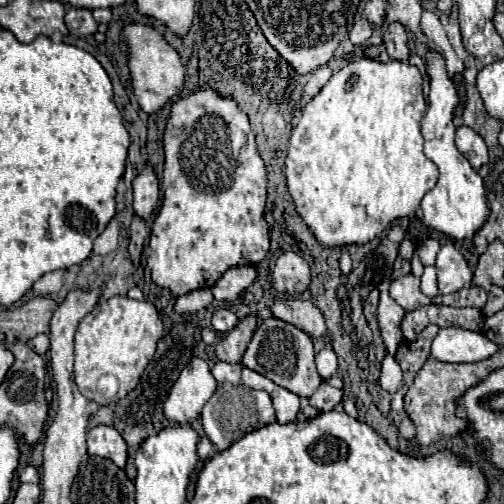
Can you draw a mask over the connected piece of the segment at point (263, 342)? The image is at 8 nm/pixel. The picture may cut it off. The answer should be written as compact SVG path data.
M268 318L256 328L252 342L248 344L248 350L242 358L242 364L256 370L258 374L264 374L274 384L294 392L300 398L310 398L322 382L314 366L312 338L302 330L298 330L296 326L282 322L278 318Z

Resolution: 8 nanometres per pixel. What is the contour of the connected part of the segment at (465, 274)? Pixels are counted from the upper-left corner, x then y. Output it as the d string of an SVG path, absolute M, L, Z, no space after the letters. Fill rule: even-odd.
M444 244L442 250L438 252L436 270L440 294L454 294L464 286L470 286L472 282L472 270L452 244Z

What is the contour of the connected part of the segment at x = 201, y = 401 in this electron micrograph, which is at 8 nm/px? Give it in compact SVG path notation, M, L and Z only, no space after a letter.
M192 358L192 362L182 370L180 378L172 386L166 402L164 416L172 424L190 424L194 422L208 398L216 390L216 380L208 364L202 358Z

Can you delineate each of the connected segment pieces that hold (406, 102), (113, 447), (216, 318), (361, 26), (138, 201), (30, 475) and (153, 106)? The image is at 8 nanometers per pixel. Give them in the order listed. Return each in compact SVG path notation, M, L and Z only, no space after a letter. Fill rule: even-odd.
M362 58L356 62L350 62L348 66L344 66L340 72L336 72L330 82L308 102L308 106L304 106L302 110L302 118L300 122L292 128L292 136L290 136L290 144L288 144L288 156L286 156L286 184L288 184L288 192L294 200L296 212L298 216L304 220L304 224L310 228L310 232L314 234L314 238L322 244L322 246L350 246L350 244L366 244L370 240L374 240L376 236L380 236L388 224L396 218L404 218L410 212L414 212L420 206L420 200L424 198L426 192L432 190L432 186L438 180L438 170L434 166L432 160L426 158L426 154L422 152L422 144L424 138L420 134L420 122L426 114L426 100L424 100L424 92L422 92L422 76L418 72L416 66L412 66L410 62L396 62L390 60L388 64L380 64L378 60L370 60L370 58Z
M98 424L88 432L88 454L110 458L116 466L124 468L128 460L128 446L114 426Z
M216 310L212 314L212 328L216 332L230 332L236 326L236 322L238 322L238 318L230 310Z
M362 18L360 22L356 22L354 28L350 30L350 42L354 46L362 46L370 36L372 36L372 26L370 26L370 22L366 18Z
M146 166L144 172L134 178L132 188L134 188L134 214L142 220L148 220L160 198L156 174Z
M27 466L18 472L20 483L39 483L38 471L33 466Z
M130 22L122 30L126 48L128 48L128 68L132 78L132 90L140 108L148 114L160 110L178 90L184 86L184 64L180 54L168 44L164 34L148 24Z

